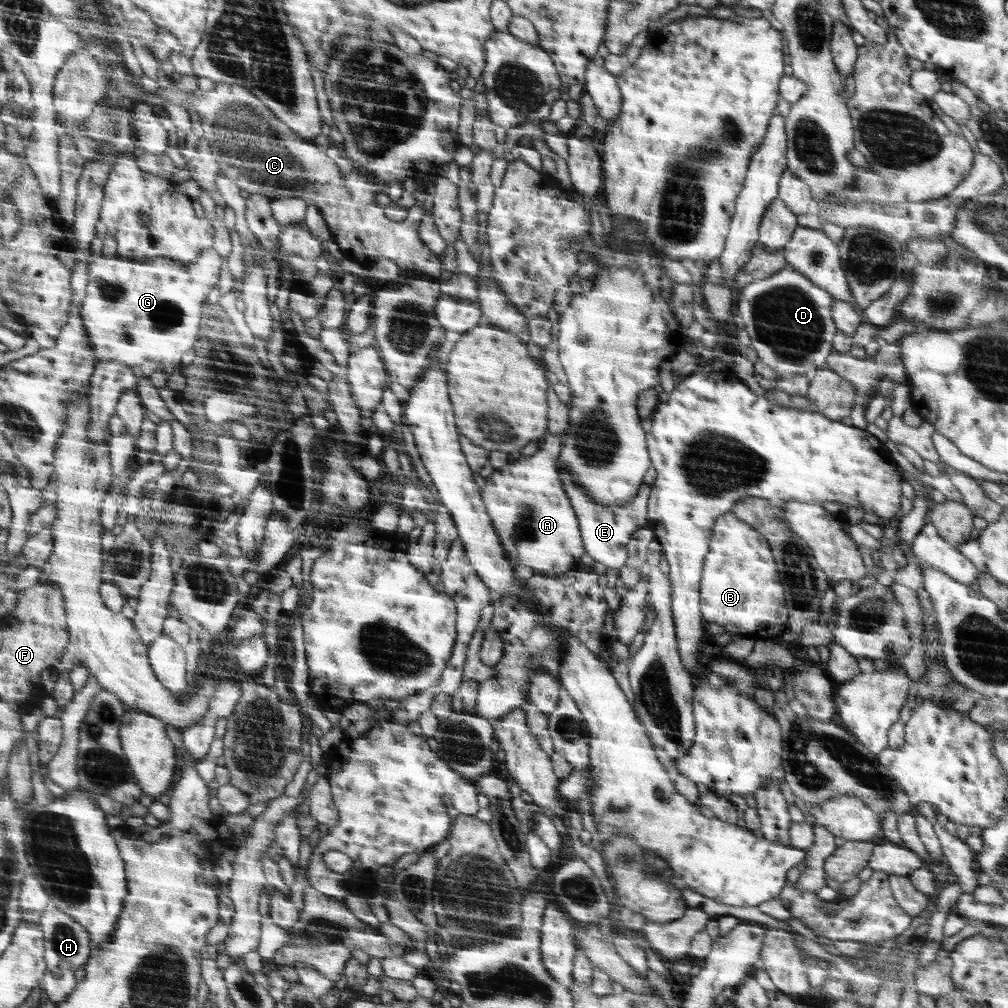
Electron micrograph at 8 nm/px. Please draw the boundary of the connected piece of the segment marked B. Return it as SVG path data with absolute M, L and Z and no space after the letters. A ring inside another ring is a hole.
M731 511L721 515L714 526L711 536L710 550L703 564L702 610L704 620L716 623L725 629L727 634L749 636L757 639L773 640L778 636L786 637L788 633L789 611L785 604L784 586L780 581L778 567L775 563L774 550L766 537L746 521L734 518Z

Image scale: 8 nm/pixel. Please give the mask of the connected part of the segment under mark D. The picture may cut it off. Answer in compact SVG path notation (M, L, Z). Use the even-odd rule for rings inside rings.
M786 265L772 276L756 280L741 288L737 296L736 310L750 337L751 348L758 352L759 360L775 369L778 375L810 375L817 369L827 366L828 355L834 349L833 338L838 331L832 316L833 296L800 271Z

